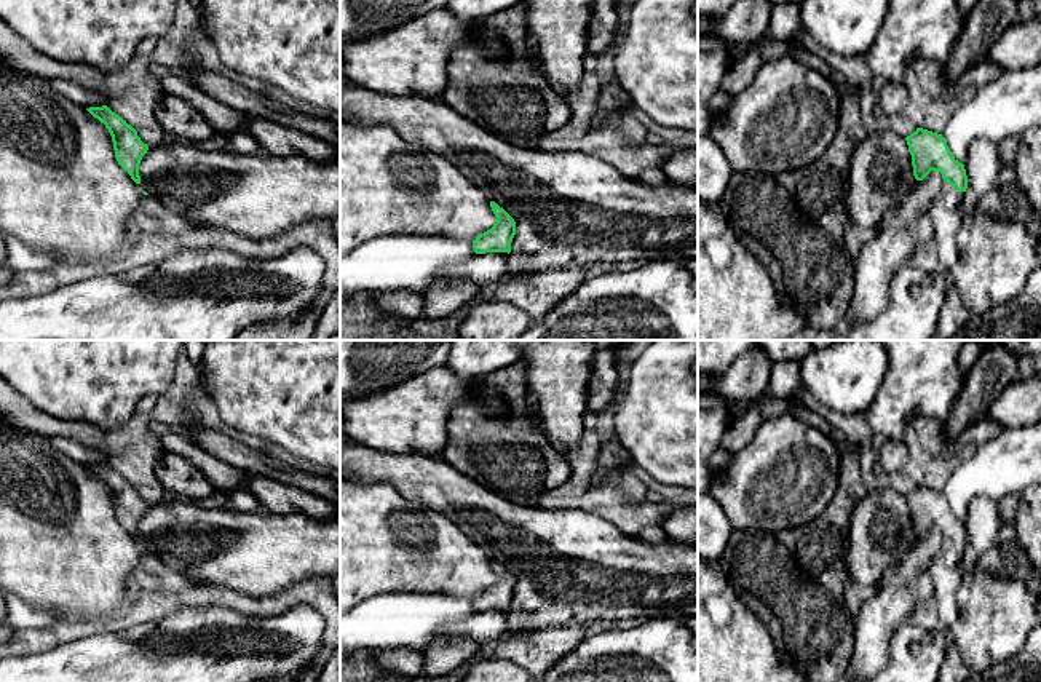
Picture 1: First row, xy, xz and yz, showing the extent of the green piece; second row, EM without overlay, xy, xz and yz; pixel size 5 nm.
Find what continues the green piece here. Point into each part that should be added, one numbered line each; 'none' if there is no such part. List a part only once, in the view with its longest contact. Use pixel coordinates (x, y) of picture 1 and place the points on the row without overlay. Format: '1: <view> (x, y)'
1: yz (989, 617)

